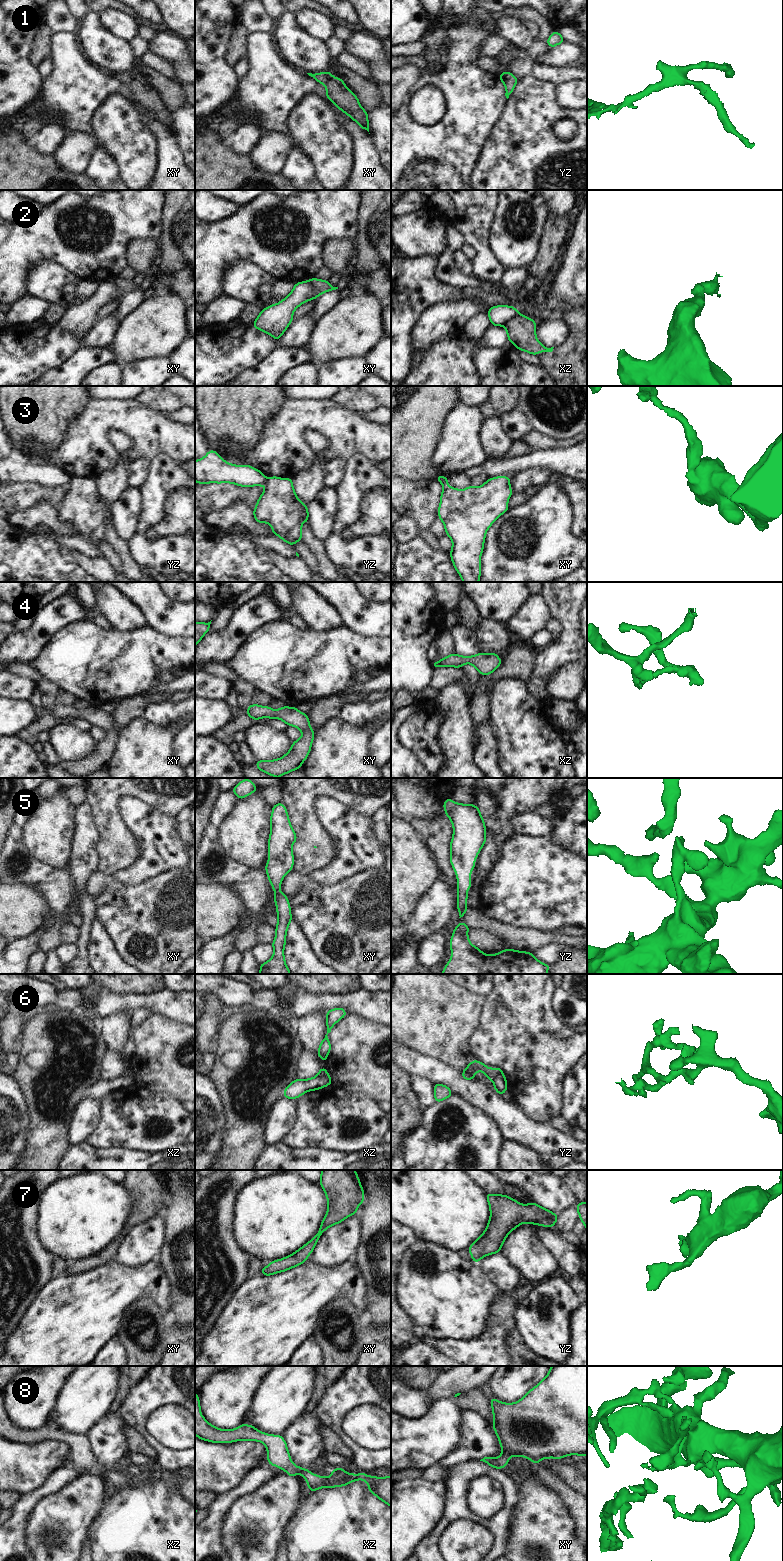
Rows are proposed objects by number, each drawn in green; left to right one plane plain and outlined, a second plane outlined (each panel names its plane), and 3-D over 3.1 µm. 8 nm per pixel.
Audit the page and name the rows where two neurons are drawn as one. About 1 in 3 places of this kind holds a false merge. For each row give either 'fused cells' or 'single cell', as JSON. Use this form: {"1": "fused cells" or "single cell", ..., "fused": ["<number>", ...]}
{"1": "single cell", "2": "fused cells", "3": "fused cells", "4": "single cell", "5": "single cell", "6": "fused cells", "7": "single cell", "8": "single cell", "fused": ["2", "3", "6"]}

